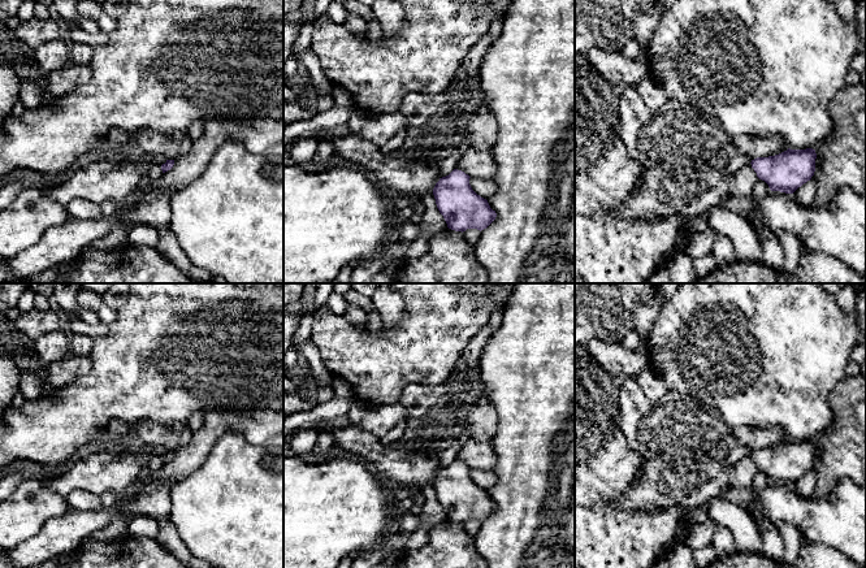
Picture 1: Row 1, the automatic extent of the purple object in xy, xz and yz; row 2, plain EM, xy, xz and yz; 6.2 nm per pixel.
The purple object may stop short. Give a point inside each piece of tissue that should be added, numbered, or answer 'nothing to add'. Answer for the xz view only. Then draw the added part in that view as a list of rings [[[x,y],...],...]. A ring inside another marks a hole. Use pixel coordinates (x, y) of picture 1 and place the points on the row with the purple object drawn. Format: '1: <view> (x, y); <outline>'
1: xz (414, 180); [[[345,130],[309,135],[319,142],[332,140],[335,155],[364,166],[380,187],[406,195],[413,203],[434,188],[441,178],[436,166],[403,160],[391,153],[385,155],[376,144]]]

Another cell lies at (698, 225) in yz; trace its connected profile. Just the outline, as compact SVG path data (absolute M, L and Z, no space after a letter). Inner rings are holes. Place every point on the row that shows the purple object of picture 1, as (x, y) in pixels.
M705 213L697 216L693 221L690 221L690 234L701 234L706 230L711 229L710 225L705 221Z

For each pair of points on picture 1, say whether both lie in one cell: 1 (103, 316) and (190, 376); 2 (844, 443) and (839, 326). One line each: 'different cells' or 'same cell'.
1: different cells
2: different cells

